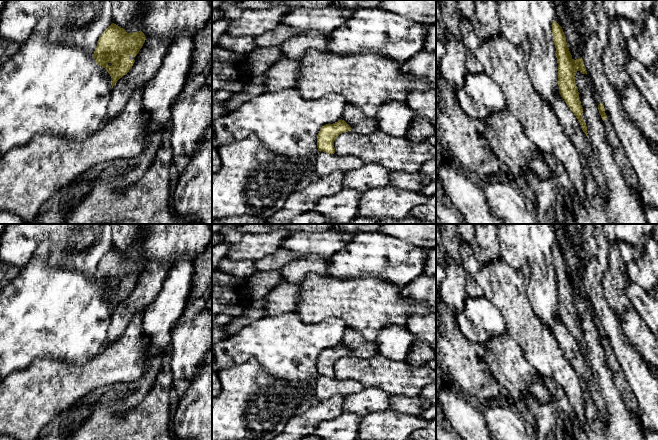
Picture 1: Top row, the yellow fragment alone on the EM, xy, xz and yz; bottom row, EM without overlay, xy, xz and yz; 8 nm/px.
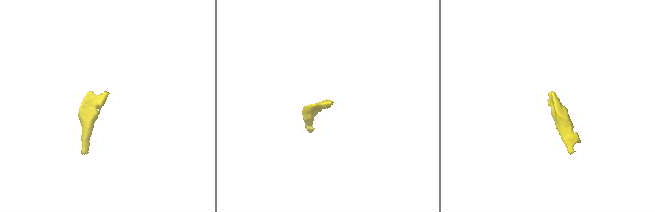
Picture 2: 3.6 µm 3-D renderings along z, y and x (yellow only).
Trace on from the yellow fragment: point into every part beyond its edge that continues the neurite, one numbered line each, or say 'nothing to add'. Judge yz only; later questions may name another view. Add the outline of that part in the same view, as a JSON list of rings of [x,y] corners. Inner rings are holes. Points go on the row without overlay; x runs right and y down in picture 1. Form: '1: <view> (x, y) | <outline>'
1: yz (620, 379) | [[[607,341],[603,345],[603,347],[604,347],[605,354],[606,354],[606,364],[614,373],[615,383],[626,403],[626,406],[629,412],[636,415],[638,418],[638,421],[641,422],[640,411],[639,411],[639,406],[638,406],[636,397],[626,380],[626,376],[621,366],[616,360],[615,354],[612,350],[612,347],[609,341]]]

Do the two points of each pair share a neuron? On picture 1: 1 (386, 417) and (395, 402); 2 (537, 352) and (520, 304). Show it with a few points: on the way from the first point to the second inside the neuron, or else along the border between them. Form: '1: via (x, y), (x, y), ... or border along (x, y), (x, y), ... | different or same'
1: border along (389, 408), (394, 408), (414, 416) | different
2: via (536, 340), (522, 324), (520, 316) | same

